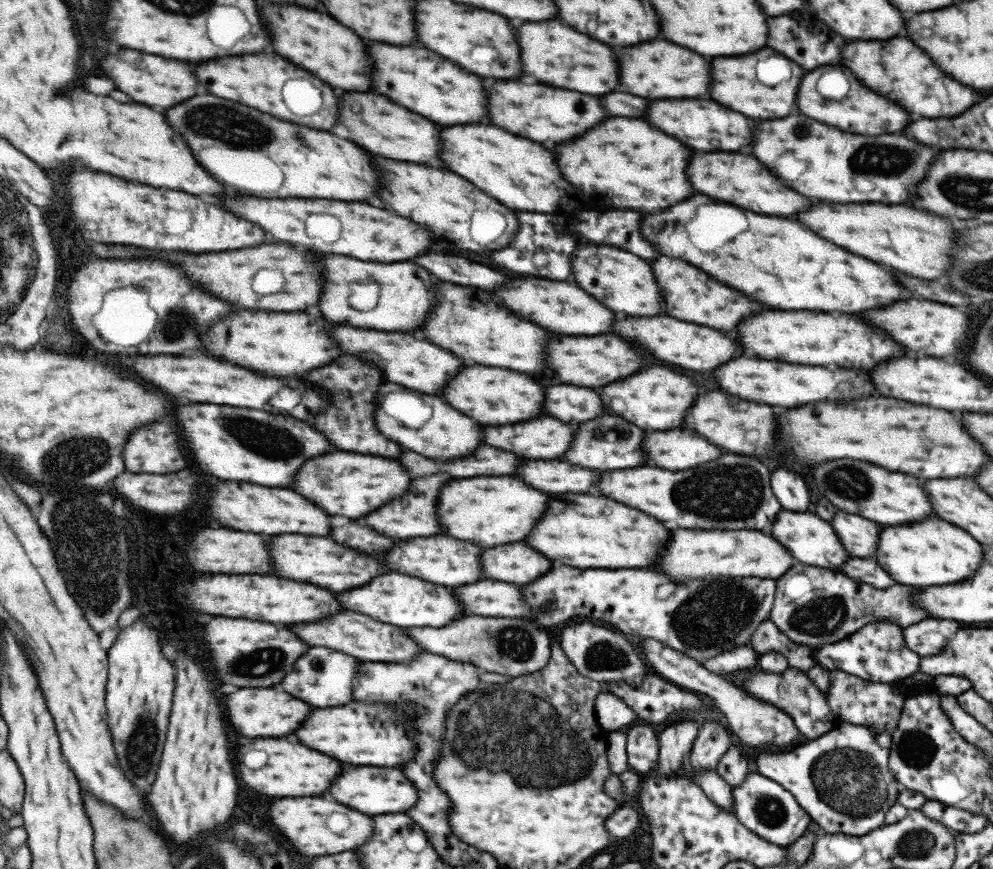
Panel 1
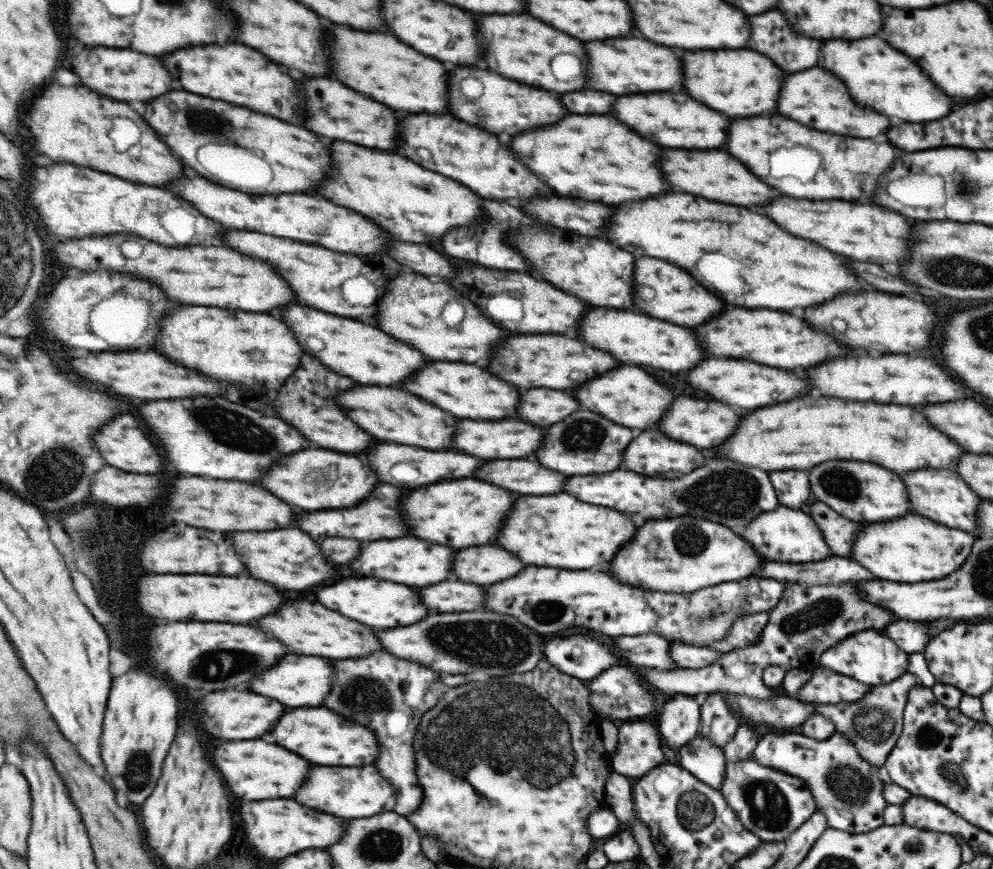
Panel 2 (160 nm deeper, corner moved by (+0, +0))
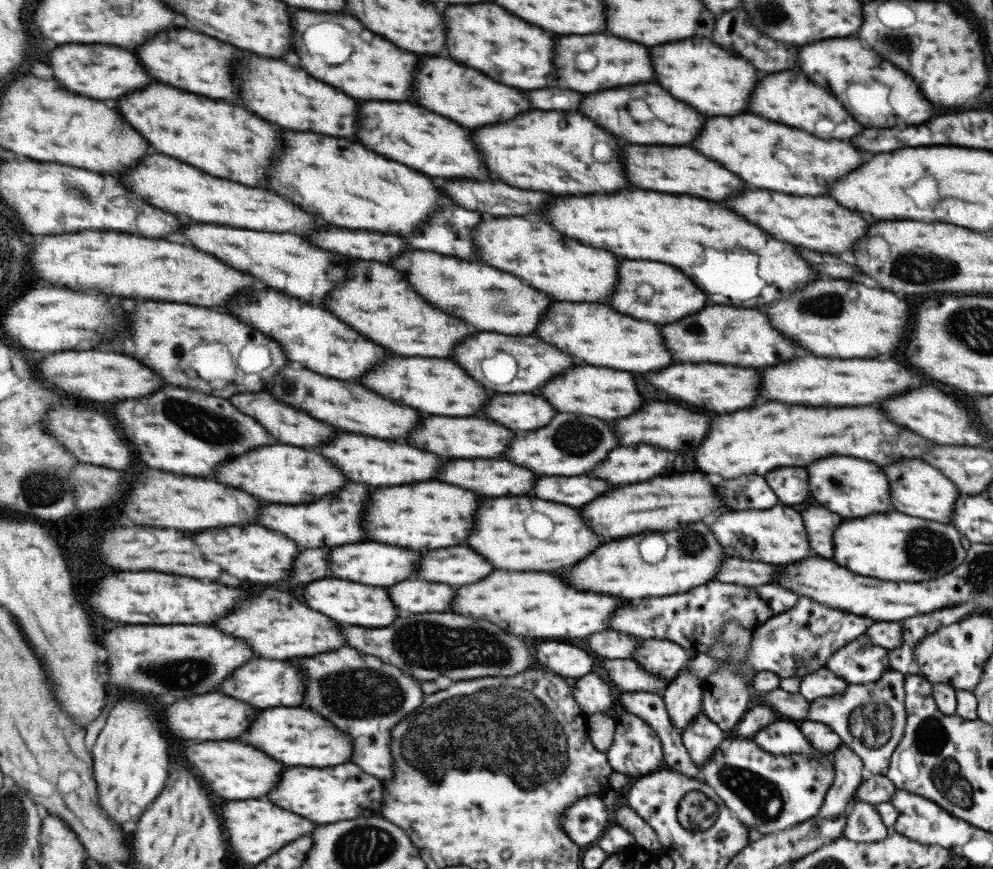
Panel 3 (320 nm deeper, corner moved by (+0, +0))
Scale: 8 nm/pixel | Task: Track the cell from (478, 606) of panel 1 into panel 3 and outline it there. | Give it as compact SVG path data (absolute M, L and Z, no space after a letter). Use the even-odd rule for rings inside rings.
M423 580L399 582L399 586L389 586L387 590L391 590L391 598L395 598L395 606L399 606L399 610L413 614L447 612L449 600L453 598L451 586Z

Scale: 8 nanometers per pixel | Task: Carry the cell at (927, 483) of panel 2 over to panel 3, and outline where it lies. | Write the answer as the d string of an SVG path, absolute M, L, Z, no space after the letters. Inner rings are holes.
M899 460L895 464L883 466L883 474L891 488L891 506L897 512L907 516L917 516L923 520L935 520L942 524L950 524L949 516L953 508L953 500L957 498L955 486L943 478L943 474L921 460Z

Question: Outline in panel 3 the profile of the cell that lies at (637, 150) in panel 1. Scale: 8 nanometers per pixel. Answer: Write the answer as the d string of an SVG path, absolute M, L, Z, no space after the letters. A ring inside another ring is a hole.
M533 110L533 112L527 112L527 114L517 114L517 118L511 118L507 122L501 122L497 126L485 126L485 128L479 128L479 130L471 130L471 140L475 142L475 148L479 150L481 158L485 160L487 168L497 176L497 180L513 186L513 188L523 188L523 190L543 190L543 192L553 192L553 194L573 194L573 196L579 196L579 194L611 194L611 192L617 192L617 190L625 190L629 188L627 182L625 182L625 176L623 176L623 170L619 166L619 160L617 164L603 164L603 162L597 162L593 156L591 156L591 148L595 142L607 142L611 140L611 134L607 134L605 130L597 128L591 120L587 120L585 116L579 116L579 114L569 114L569 112L541 112L541 110Z

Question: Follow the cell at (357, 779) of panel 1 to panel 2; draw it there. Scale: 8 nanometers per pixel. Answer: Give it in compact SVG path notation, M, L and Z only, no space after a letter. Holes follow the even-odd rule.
M317 766L315 774L311 774L311 782L295 794L297 802L307 802L317 810L327 810L327 814L341 816L341 818L367 818L373 814L385 810L393 810L395 804L395 794L393 788L383 782L383 778L375 772L373 766L363 766L363 768L341 768L341 766Z

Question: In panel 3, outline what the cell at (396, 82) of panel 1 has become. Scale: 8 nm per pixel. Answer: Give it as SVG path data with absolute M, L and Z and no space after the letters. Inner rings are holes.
M295 10L295 30L299 30L299 34L295 34L295 52L299 56L299 64L313 78L319 78L323 82L331 82L331 86L341 88L343 94L351 94L351 98L361 98L361 100L397 100L397 102L411 100L411 76L415 72L417 54L411 54L411 52L401 54L391 42L383 40L381 36L371 34L357 20L353 20L351 16L343 16L343 14L335 14L335 12ZM321 22L337 22L337 24L343 26L343 30L355 34L355 38L357 38L357 50L351 50L349 58L343 64L331 66L325 60L313 58L307 52L307 46L303 42L303 32L309 26L315 26L315 24L321 24ZM347 62L351 62L355 68L345 68ZM343 74L345 74L345 78L343 78Z

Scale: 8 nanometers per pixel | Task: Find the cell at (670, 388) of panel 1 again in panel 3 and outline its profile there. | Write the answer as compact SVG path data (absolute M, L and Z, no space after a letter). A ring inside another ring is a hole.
M575 366L567 370L567 374L555 374L555 378L547 382L547 386L539 390L539 394L547 398L547 402L555 408L555 412L585 414L585 416L595 416L601 420L615 420L643 406L635 390L633 376L629 372L595 368L595 366Z

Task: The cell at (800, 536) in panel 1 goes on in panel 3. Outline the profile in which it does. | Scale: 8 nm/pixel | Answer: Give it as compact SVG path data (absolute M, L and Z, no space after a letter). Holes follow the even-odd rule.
M777 504L769 510L721 512L709 526L724 556L775 565L786 565L797 558L809 558L813 552L807 546L807 536L801 518L789 506Z

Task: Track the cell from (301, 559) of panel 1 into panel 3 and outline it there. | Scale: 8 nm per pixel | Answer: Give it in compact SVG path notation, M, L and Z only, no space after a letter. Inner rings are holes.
M231 526L223 530L207 530L195 534L195 542L199 542L199 550L211 558L211 562L219 562L225 572L253 582L279 582L285 580L293 568L293 558L299 556L297 544L263 526Z

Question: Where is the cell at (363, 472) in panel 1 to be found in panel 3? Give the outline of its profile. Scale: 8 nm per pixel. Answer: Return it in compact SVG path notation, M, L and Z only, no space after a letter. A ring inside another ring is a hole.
M263 446L263 450L251 450L251 454L243 454L243 458L227 462L223 470L215 472L215 478L227 486L247 490L249 494L255 494L255 498L281 504L309 504L325 494L337 492L345 484L343 472L337 470L327 458L299 446Z

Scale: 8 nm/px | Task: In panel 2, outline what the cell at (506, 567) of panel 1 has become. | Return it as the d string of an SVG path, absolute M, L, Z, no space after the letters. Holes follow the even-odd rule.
M471 546L457 550L451 562L453 576L461 582L493 584L511 578L523 564L509 552L495 546Z

